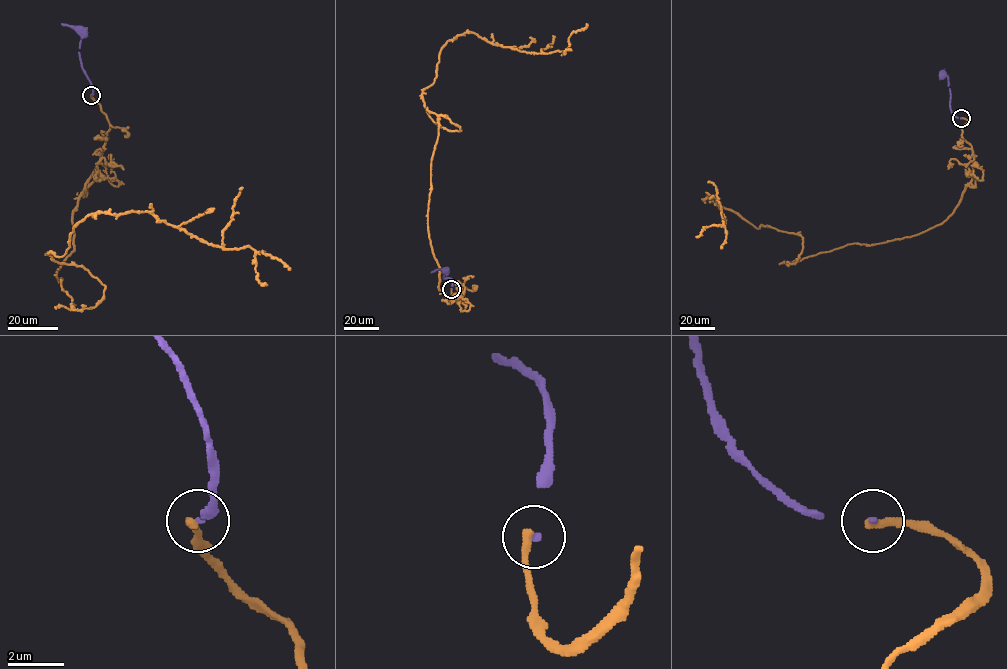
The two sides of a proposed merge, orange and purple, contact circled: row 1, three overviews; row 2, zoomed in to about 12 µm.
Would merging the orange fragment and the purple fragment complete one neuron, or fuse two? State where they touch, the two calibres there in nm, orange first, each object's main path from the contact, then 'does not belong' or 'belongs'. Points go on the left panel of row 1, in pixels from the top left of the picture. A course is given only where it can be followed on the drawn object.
at (91, 95); 320 nm thick on the orange side, 130 nm on the other; orange runs (91, 95), (109, 129), (56, 274), (73, 309), (105, 286), (48, 253), (92, 213), (150, 211), (289, 269); purple runs (91, 95), (92, 88), (78, 52), (84, 32), (82, 31); does not belong

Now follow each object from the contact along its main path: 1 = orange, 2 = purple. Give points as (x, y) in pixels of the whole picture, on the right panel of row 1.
1: (961, 118), (973, 177), (917, 234), (788, 265), (800, 235), (713, 197), (725, 223), (695, 237)
2: (961, 118), (951, 111), (948, 77), (942, 74)

